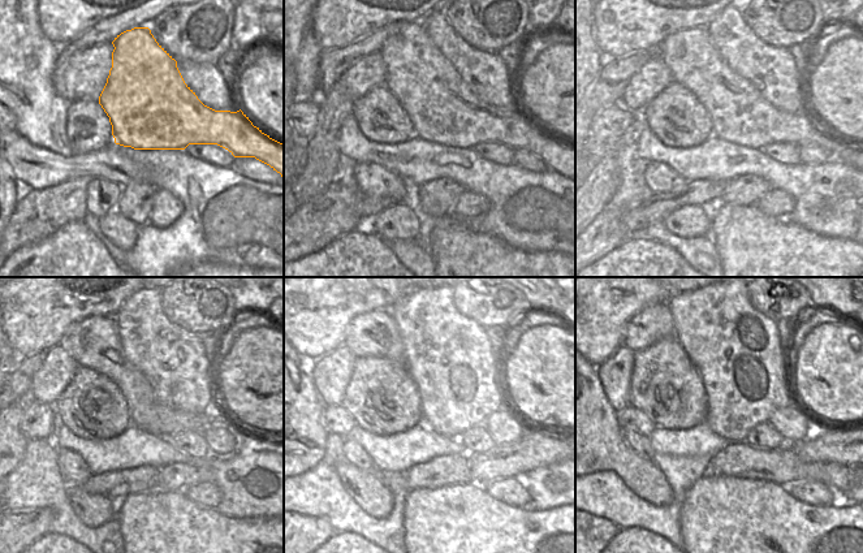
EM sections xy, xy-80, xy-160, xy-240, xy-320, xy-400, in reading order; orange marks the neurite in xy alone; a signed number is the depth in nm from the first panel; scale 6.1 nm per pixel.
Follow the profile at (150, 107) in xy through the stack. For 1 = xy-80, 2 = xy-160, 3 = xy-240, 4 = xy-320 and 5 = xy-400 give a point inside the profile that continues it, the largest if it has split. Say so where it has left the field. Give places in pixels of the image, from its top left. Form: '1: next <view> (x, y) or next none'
1: next xy-80 (441, 108)
2: next xy-160 (739, 115)
3: next xy-240 (94, 342)
4: next xy-320 (372, 335)
5: next xy-400 (654, 323)

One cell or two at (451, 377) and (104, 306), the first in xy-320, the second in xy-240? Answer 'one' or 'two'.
two

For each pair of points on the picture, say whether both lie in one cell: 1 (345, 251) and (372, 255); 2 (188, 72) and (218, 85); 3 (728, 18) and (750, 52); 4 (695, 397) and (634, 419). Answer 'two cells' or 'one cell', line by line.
1: one cell
2: one cell
3: one cell
4: two cells

